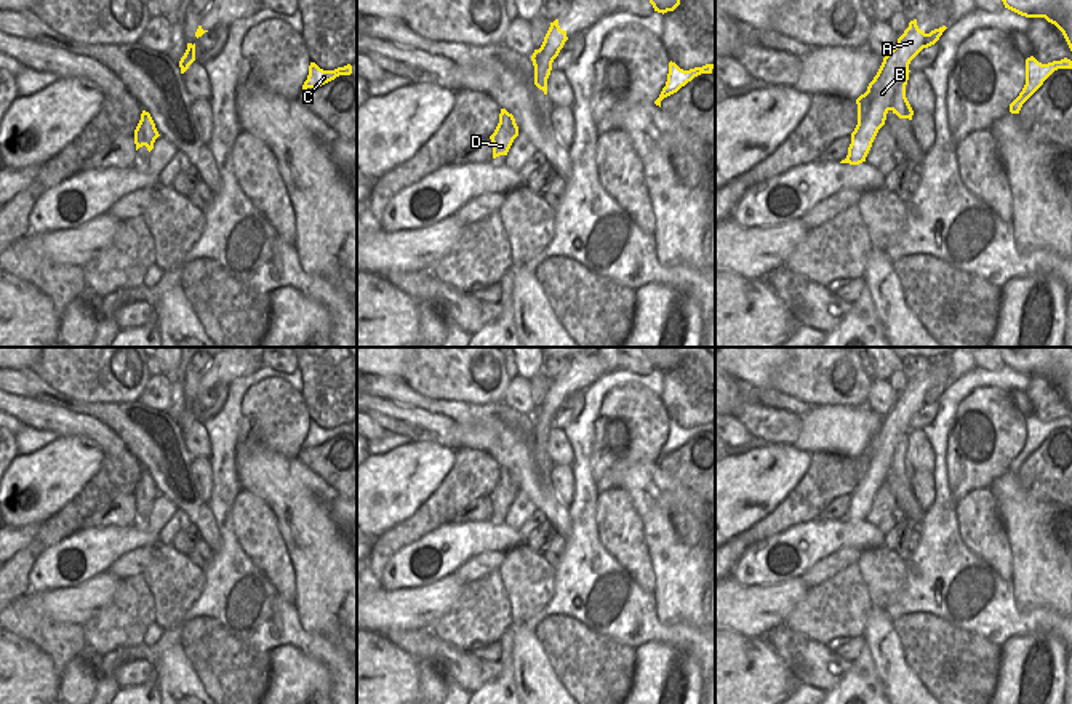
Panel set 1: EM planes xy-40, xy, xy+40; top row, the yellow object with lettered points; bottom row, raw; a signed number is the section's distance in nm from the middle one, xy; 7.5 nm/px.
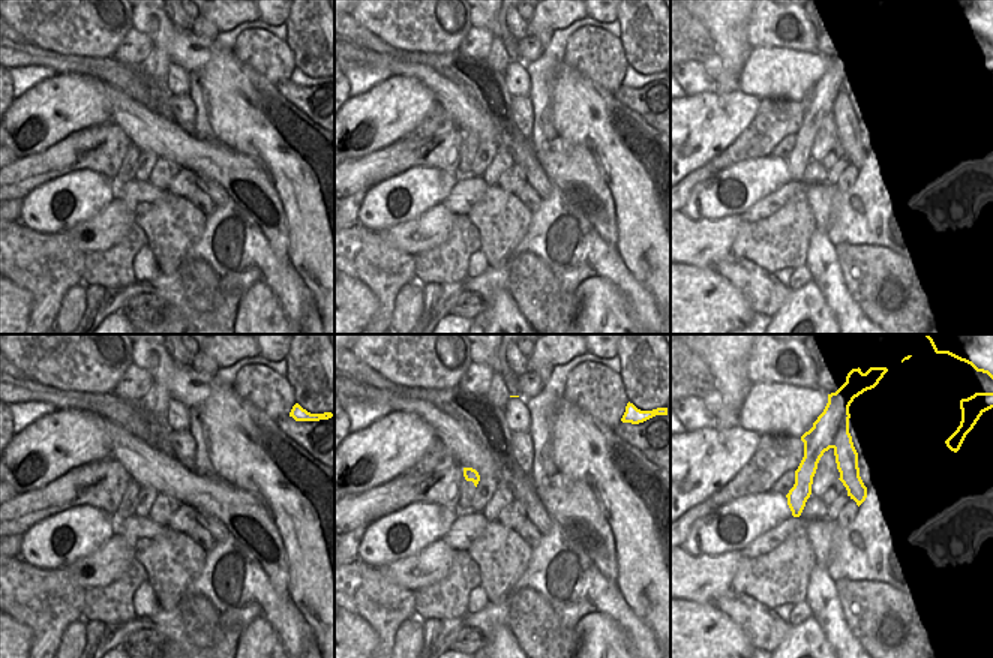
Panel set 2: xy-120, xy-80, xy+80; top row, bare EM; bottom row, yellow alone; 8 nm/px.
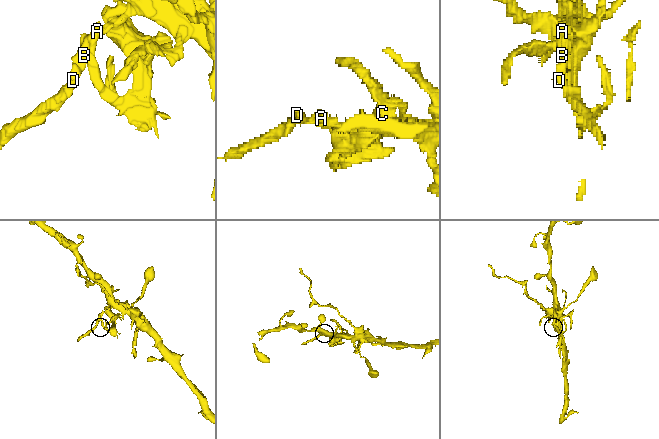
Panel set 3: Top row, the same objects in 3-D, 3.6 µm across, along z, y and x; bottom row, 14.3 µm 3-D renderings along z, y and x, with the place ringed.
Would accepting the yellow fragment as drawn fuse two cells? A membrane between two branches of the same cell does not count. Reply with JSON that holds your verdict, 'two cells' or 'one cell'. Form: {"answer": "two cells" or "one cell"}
{"answer": "two cells"}

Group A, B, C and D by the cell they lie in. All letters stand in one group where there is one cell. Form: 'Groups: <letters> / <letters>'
Groups: A B D / C.

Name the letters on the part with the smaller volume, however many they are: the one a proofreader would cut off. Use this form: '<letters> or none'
A, B, D.

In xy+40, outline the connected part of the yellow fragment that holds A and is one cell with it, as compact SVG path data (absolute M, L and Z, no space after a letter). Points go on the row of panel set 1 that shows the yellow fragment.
M917 19L898 38L896 46L883 58L883 62L869 83L867 91L856 99L858 125L851 133L848 155L840 163L859 165L872 147L878 130L885 125L891 110L893 94L909 80L909 64L923 50L934 45L947 27L926 34L917 26Z

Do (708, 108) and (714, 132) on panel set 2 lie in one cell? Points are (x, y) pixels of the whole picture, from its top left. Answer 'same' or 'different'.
same

